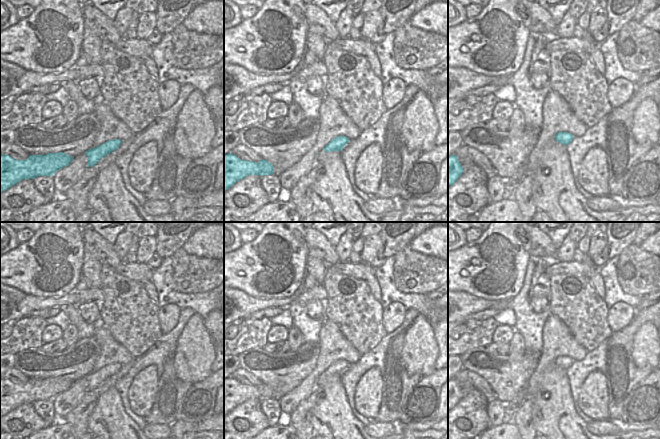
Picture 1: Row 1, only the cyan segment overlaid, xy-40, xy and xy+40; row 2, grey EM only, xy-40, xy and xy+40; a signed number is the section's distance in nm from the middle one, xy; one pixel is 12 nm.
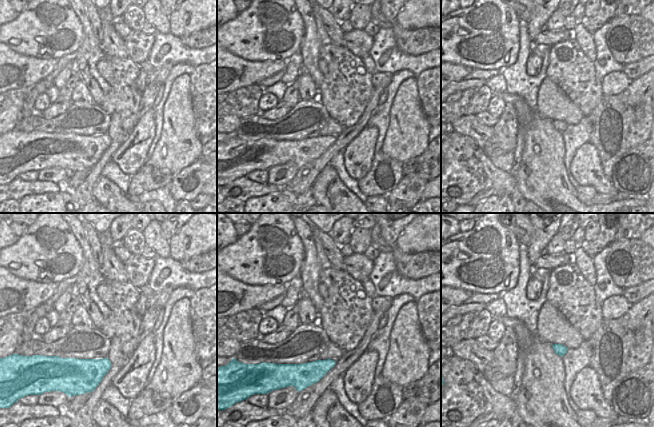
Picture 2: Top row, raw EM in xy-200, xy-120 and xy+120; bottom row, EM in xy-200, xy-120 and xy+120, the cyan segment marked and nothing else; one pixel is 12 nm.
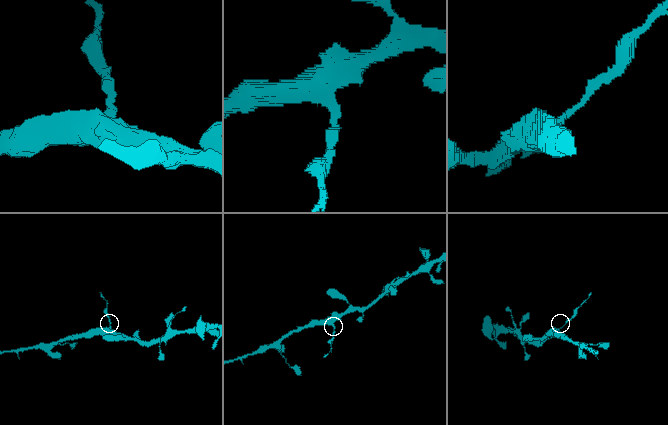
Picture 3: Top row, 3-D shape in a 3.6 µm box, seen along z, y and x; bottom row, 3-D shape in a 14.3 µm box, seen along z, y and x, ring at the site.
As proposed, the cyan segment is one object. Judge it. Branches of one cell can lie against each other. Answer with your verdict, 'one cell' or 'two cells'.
two cells

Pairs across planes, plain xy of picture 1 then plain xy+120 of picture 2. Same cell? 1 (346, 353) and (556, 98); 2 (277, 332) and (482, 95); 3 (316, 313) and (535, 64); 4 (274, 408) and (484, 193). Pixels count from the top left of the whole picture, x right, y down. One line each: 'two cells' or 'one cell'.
1: one cell
2: two cells
3: one cell
4: one cell

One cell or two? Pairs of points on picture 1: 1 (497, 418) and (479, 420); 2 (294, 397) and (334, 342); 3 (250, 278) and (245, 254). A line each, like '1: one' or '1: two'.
1: two
2: one
3: one

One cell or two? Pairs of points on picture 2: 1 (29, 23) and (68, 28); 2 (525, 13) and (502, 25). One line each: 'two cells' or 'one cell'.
1: one cell
2: two cells

